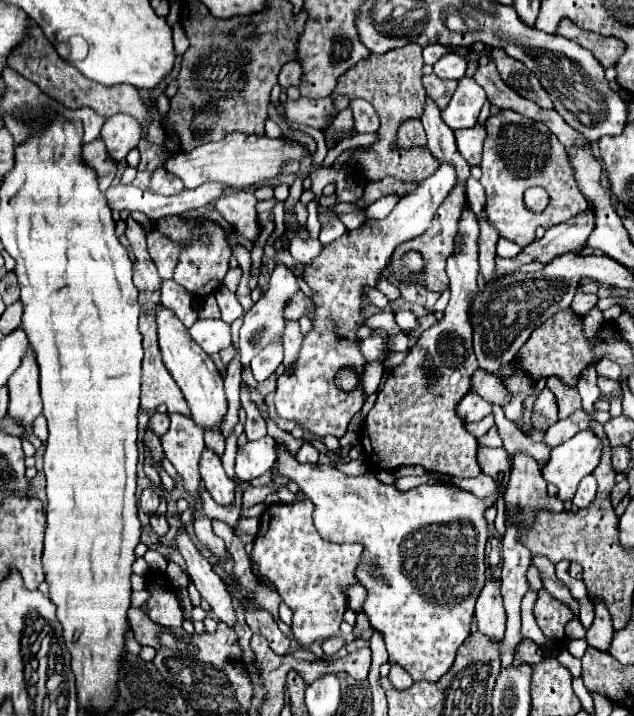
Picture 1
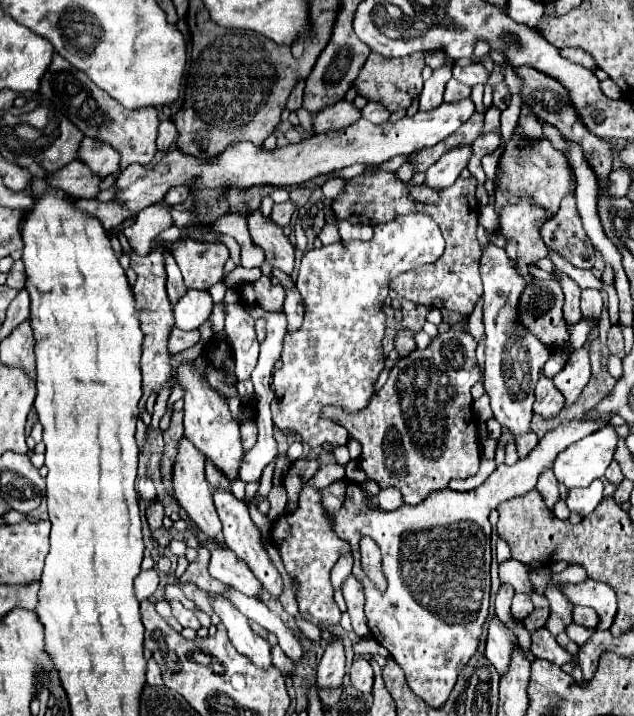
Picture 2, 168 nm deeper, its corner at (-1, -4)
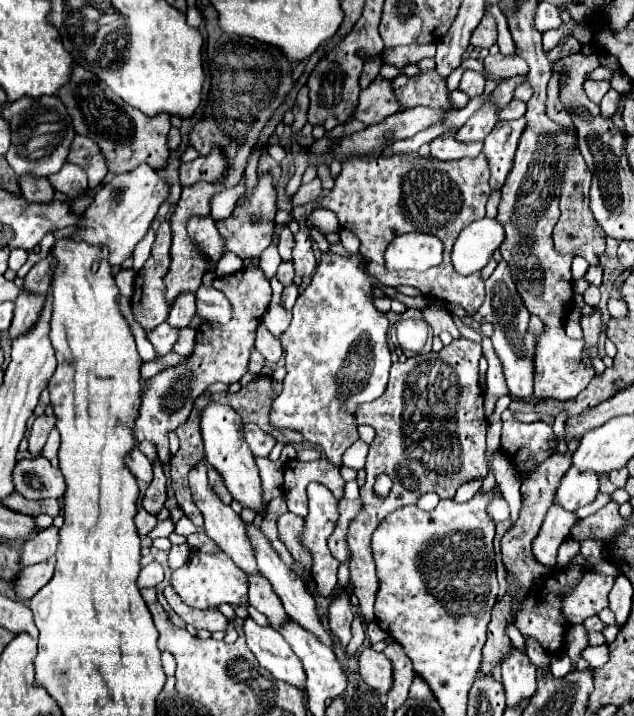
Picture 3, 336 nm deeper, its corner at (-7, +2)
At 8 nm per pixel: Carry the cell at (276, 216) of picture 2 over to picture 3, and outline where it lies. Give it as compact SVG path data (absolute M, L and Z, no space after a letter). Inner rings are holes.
M313 179L311 183L307 185L301 185L299 191L291 197L291 205L297 207L297 205L307 205L307 203L315 203L319 199L319 193L321 193L321 181L319 179Z

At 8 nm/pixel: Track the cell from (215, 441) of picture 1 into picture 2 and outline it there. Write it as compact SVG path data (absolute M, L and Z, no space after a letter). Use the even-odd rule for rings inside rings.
M207 461L207 465L205 465L205 475L207 475L207 481L209 481L209 485L213 489L231 491L231 483L227 479L223 479L223 473L211 461Z

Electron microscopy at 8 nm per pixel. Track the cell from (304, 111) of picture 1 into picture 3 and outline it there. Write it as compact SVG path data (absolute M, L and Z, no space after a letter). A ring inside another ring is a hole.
M375 79L367 89L359 93L359 101L351 117L363 121L365 125L373 125L397 111L401 111L401 107L395 101L391 81Z

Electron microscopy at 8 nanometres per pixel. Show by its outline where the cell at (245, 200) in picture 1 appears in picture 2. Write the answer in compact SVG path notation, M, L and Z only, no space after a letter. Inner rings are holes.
M259 211L247 215L247 221L249 221L251 239L263 247L265 259L273 267L291 275L295 267L295 245L291 243L291 239L285 237L283 229L275 223L269 223Z

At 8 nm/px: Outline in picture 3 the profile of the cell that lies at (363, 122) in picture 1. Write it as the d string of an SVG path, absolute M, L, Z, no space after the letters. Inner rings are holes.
M437 71L419 73L417 77L407 77L405 73L401 73L393 79L393 91L401 107L449 107L445 79L441 79Z

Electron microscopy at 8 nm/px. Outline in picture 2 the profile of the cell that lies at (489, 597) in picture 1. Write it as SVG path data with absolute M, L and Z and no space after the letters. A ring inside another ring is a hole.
M493 617L489 623L489 633L487 633L485 657L499 671L499 675L505 675L509 669L511 655L517 645L515 641L517 637L513 635L513 631L509 631L497 617Z

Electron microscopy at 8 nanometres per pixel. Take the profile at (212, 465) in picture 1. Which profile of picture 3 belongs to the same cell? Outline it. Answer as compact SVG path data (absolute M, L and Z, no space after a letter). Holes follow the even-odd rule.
M245 523L245 527L247 527L247 537L251 539L251 545L253 545L253 553L255 553L255 561L257 561L259 573L261 573L265 579L269 579L269 583L273 585L275 593L279 595L279 599L281 599L281 603L283 603L287 615L289 615L293 621L297 621L299 625L303 625L307 631L315 633L325 645L331 645L331 635L323 629L323 625L321 625L321 621L319 621L319 617L317 617L317 613L315 613L315 599L313 599L313 595L305 589L303 581L281 561L281 557L279 557L277 551L273 549L271 541L263 535L263 531L261 531L259 527L255 527L253 523Z

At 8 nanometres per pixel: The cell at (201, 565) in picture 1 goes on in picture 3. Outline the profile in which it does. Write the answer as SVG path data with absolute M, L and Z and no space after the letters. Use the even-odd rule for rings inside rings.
M245 617L241 629L245 633L247 647L253 651L263 669L295 687L305 685L305 671L301 661L273 627L261 627L253 621L253 617Z

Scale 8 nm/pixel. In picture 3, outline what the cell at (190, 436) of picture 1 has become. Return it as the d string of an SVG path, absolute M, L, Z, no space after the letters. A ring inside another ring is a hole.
M201 459L197 465L193 465L193 471L189 471L189 487L193 493L193 501L199 507L199 511L203 513L205 519L205 533L219 543L219 547L235 561L235 565L239 569L243 569L245 573L259 573L257 571L257 563L253 557L253 549L249 543L249 537L245 533L245 525L241 521L241 517L223 501L219 501L219 497L215 495L215 491L211 489L209 481L207 481L207 463Z

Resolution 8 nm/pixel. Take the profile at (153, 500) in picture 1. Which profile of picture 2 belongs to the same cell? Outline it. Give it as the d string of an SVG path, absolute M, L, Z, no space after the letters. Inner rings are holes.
M139 477L139 481L137 481L137 491L139 491L139 495L145 499L145 501L149 501L149 499L155 499L155 485L153 485L153 481L149 479L149 477Z

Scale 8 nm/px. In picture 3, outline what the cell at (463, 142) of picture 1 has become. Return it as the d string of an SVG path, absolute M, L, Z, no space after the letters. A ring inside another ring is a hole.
M523 117L517 121L499 121L489 137L485 139L483 153L489 161L491 169L491 187L501 189L505 183L505 177L513 163L513 153L517 149L517 141L521 137L521 127L525 127Z

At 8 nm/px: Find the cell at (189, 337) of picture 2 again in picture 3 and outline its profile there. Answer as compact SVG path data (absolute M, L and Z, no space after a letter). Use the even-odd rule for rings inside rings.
M161 323L157 329L147 333L147 339L153 343L157 355L167 355L173 351L173 345L177 343L181 329L173 329L169 323Z

